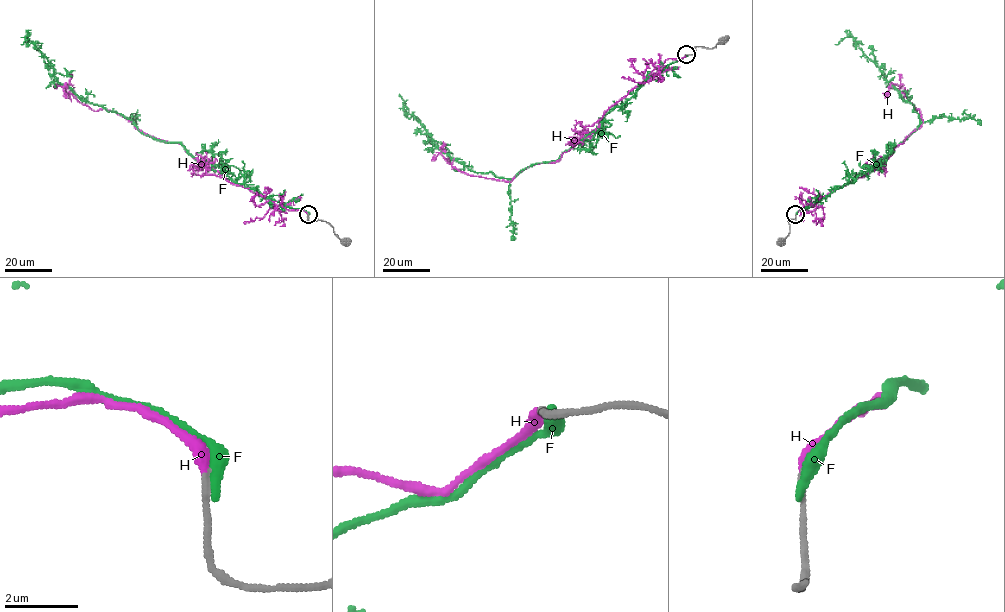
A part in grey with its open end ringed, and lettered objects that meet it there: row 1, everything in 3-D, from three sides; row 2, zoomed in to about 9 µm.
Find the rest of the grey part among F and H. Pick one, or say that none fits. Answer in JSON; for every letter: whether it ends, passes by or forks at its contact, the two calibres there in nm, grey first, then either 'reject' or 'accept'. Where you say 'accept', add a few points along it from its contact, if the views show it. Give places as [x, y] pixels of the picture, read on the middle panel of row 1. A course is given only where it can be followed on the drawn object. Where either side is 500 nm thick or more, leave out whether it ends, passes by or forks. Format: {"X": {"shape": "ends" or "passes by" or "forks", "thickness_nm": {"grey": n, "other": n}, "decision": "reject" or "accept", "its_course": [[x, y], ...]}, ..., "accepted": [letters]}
{"F": {"shape": "ends", "thickness_nm": {"grey": 200, "other": 380}, "decision": "reject"}, "H": {"shape": "ends", "thickness_nm": {"grey": 190, "other": 280}, "decision": "accept", "its_course": [[685, 55], [655, 68], [559, 159], [529, 166], [511, 180], [460, 171], [439, 152], [445, 144]]}, "accepted": ["H"]}

